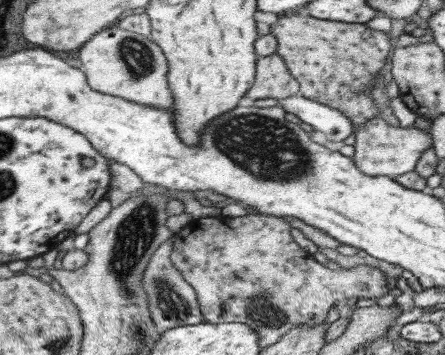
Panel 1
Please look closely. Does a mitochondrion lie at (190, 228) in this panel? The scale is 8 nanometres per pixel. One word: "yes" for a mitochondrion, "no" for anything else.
no

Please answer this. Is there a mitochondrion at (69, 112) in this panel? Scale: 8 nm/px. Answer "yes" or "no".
no

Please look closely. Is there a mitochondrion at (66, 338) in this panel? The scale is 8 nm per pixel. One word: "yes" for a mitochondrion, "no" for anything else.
yes

